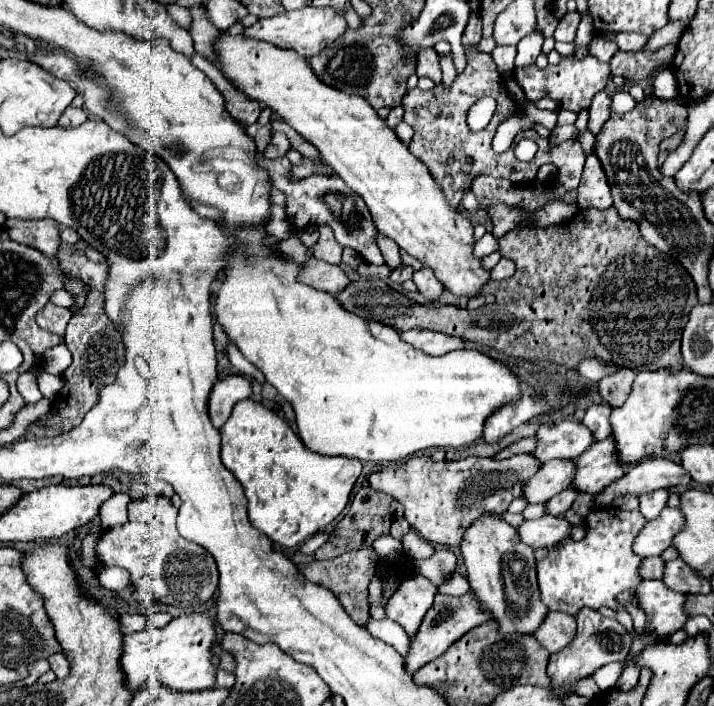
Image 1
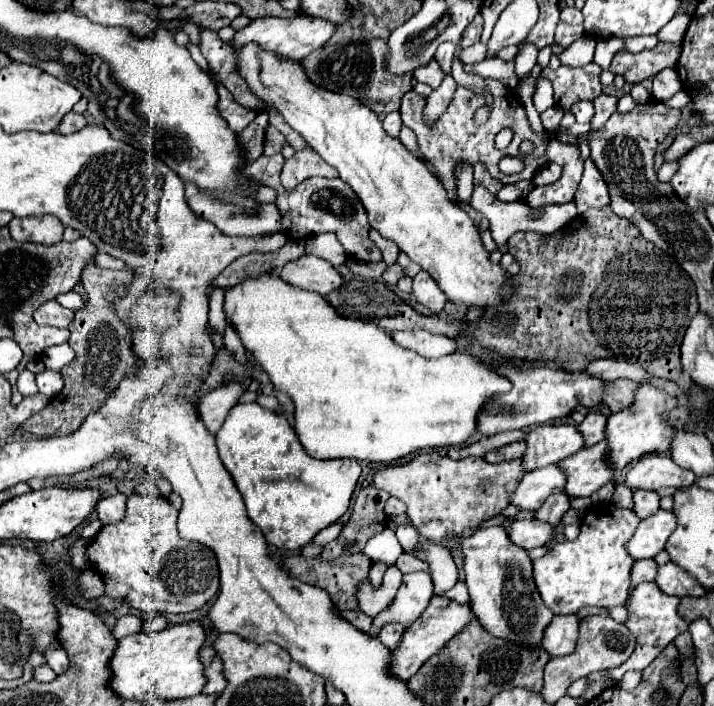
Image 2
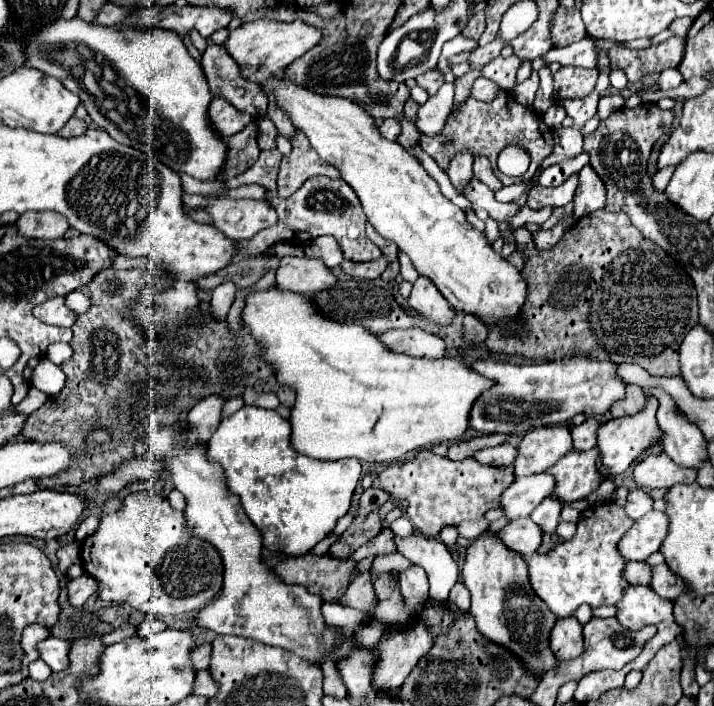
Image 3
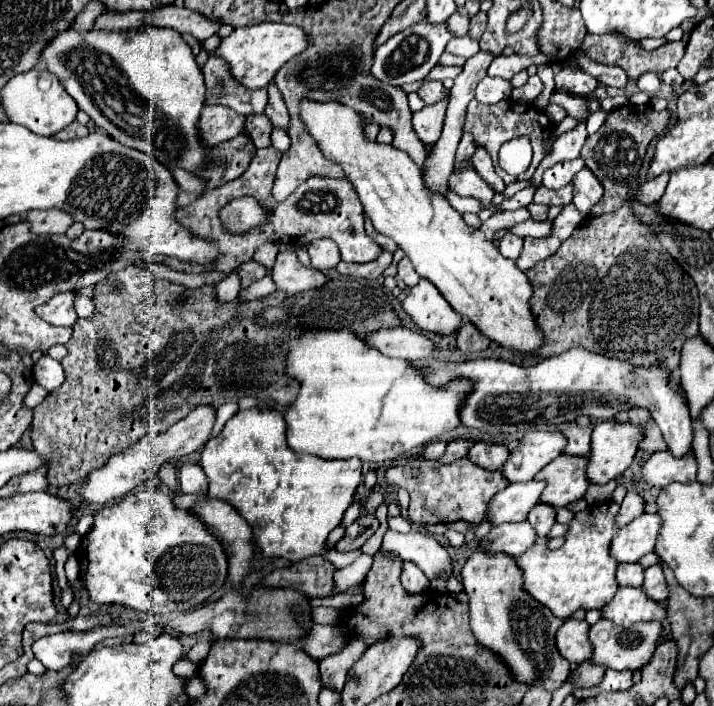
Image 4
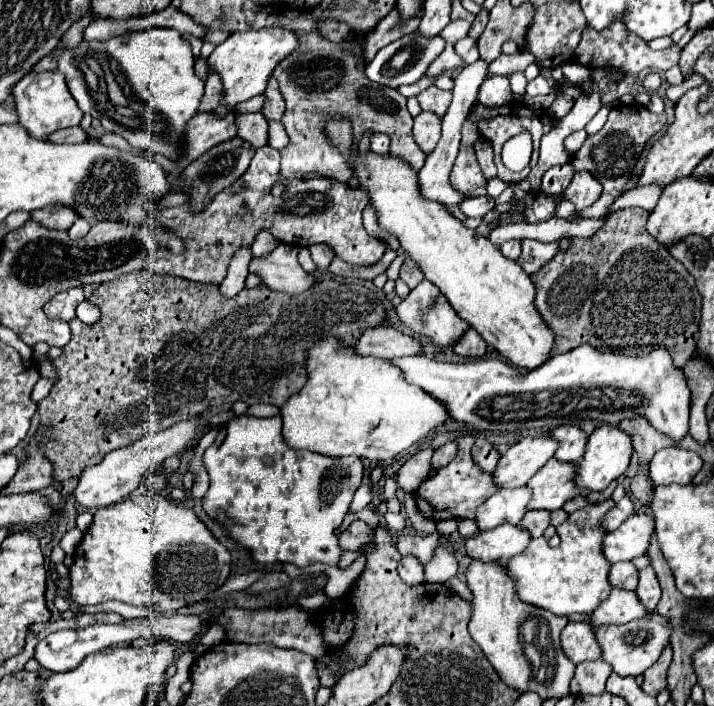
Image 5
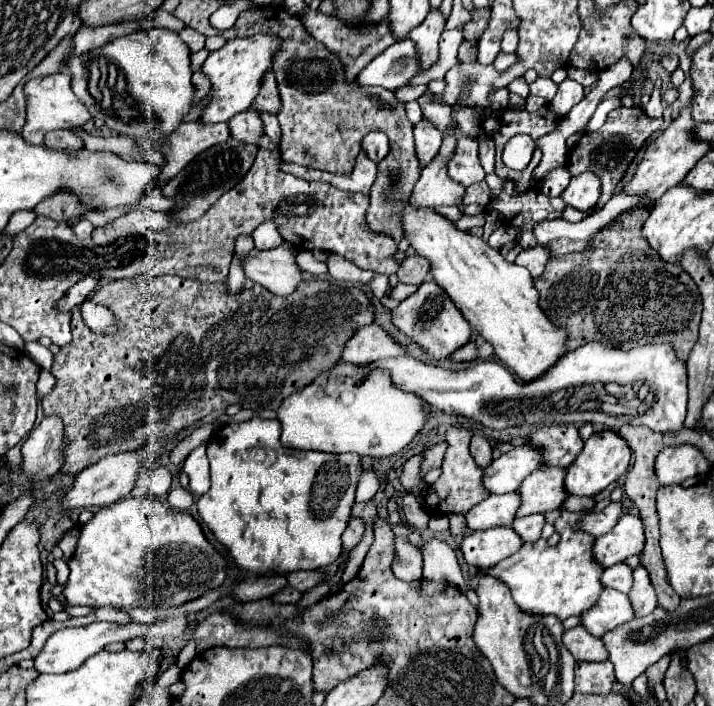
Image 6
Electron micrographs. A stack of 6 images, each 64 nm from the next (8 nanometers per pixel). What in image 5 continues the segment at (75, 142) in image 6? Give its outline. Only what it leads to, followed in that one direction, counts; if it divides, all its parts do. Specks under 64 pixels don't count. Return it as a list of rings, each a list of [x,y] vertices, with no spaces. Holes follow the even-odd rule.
[[[80,126],[64,128],[64,130],[60,130],[60,132],[54,132],[52,136],[48,136],[48,140],[56,142],[56,144],[66,144],[66,142],[74,144],[74,142],[84,142],[86,138],[88,138],[88,134],[86,134],[86,130],[82,130]]]

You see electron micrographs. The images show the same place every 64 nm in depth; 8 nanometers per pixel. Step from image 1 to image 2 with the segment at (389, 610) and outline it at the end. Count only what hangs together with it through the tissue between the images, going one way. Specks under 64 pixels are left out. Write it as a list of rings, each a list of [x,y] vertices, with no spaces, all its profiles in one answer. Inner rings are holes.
[[[426,572],[404,574],[402,586],[396,598],[374,618],[374,628],[368,634],[374,636],[380,630],[380,626],[388,622],[402,624],[404,628],[412,626],[420,618],[424,608],[430,604],[432,596],[434,596],[434,584],[430,574]]]

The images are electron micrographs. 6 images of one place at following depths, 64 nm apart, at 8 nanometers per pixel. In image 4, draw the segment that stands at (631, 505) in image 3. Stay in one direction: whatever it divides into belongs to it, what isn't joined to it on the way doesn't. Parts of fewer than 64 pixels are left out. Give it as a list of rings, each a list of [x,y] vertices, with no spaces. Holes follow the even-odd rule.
[[[628,492],[620,506],[620,512],[616,516],[618,526],[624,526],[624,524],[632,522],[636,516],[644,514],[644,506],[646,506],[646,500],[638,492]]]

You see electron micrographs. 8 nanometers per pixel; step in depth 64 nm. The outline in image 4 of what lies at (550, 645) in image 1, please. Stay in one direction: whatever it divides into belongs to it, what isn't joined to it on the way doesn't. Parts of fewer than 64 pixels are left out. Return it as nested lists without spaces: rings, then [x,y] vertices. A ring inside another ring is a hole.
[[[568,618],[556,632],[556,648],[572,664],[580,664],[590,658],[592,646],[588,642],[588,622]]]

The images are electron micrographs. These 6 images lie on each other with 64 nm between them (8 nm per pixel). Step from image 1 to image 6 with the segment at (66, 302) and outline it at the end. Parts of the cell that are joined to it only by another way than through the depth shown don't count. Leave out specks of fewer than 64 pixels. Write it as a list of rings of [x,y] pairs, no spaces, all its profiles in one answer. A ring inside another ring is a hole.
[[[86,300],[86,302],[80,306],[80,312],[82,312],[84,324],[86,324],[88,328],[92,328],[94,332],[98,332],[98,334],[114,332],[114,316],[112,316],[112,312],[110,312],[108,308]]]

